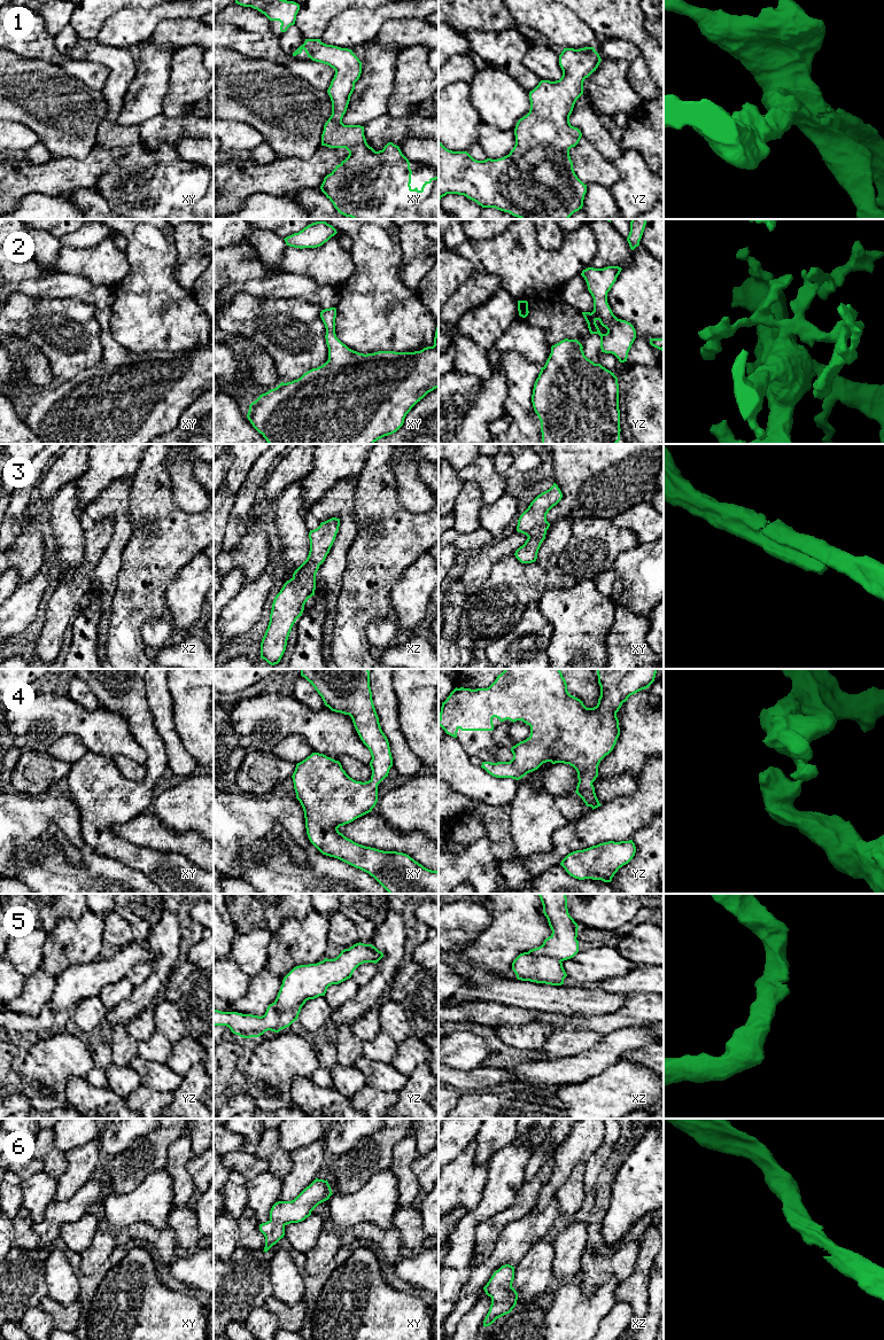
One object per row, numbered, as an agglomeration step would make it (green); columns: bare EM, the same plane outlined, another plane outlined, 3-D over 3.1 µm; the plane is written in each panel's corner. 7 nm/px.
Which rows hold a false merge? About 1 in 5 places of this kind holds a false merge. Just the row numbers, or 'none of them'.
none of them

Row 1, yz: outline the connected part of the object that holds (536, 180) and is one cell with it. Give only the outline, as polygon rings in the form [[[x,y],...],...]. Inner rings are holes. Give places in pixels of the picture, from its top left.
[[[594,47],[564,48],[559,55],[563,76],[559,80],[541,80],[529,92],[529,112],[514,128],[515,145],[509,155],[484,161],[474,159],[467,151],[452,151],[439,141],[439,202],[447,194],[464,195],[482,208],[495,208],[520,219],[568,219],[583,207],[587,185],[575,174],[569,149],[575,147],[582,133],[569,123],[576,100],[583,94],[583,81],[598,68],[602,59]]]

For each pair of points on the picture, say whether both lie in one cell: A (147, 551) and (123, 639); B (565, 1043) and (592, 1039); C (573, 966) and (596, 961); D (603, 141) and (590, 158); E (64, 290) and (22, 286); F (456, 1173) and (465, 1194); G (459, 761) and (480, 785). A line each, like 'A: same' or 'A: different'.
A: same
B: same
C: same
D: different
E: same
F: same
G: same

